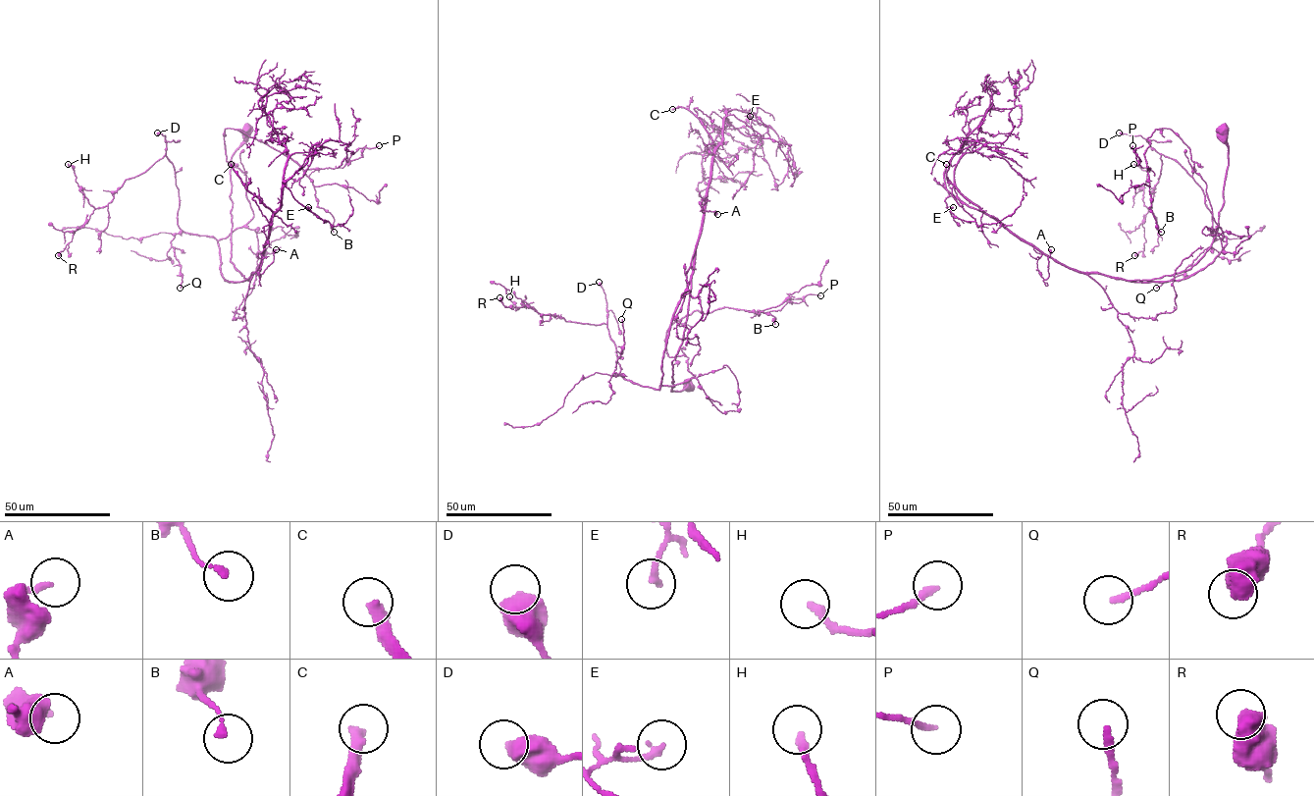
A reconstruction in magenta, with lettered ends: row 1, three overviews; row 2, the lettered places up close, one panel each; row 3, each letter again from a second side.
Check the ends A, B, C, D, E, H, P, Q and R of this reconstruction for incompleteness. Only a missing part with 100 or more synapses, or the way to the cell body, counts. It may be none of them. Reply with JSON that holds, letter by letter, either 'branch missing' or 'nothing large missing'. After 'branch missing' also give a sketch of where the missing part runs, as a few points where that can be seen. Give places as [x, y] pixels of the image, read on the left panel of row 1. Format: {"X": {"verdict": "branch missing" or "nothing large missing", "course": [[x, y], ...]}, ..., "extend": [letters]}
{"A": {"verdict": "nothing large missing"}, "B": {"verdict": "nothing large missing"}, "C": {"verdict": "branch missing", "course": [[231, 164], [223, 144], [223, 132], [235, 125], [232, 84], [236, 74], [251, 75], [264, 63]]}, "D": {"verdict": "nothing large missing"}, "E": {"verdict": "nothing large missing"}, "H": {"verdict": "nothing large missing"}, "P": {"verdict": "nothing large missing"}, "Q": {"verdict": "branch missing", "course": [[180, 288], [180, 312], [173, 301], [174, 284], [159, 239], [160, 229], [131, 187], [121, 186], [118, 197]]}, "R": {"verdict": "nothing large missing"}, "extend": ["C", "Q"]}

